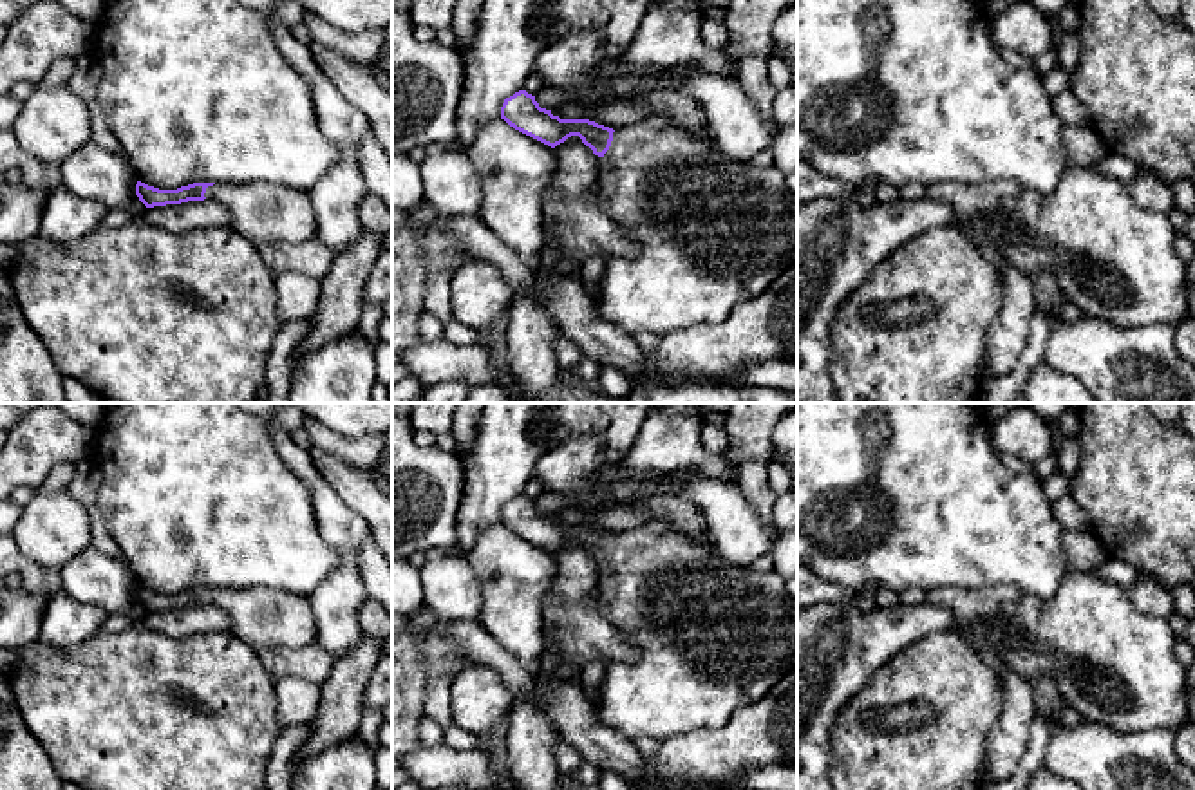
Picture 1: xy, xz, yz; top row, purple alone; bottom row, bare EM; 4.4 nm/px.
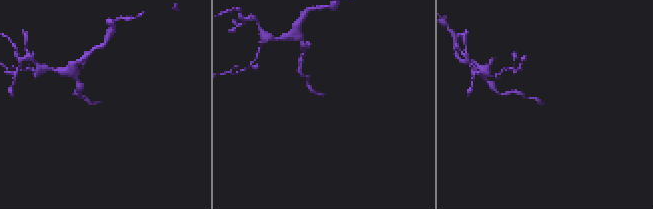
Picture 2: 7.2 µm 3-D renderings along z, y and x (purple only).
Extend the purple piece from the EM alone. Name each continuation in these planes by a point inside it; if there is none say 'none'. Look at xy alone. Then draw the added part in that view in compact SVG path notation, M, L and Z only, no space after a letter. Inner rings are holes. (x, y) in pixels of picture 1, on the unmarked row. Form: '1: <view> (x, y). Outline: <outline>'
1: xy (261, 617). Outline: M219 588L206 604L230 618L230 633L253 651L271 645L300 649L316 640L315 616L306 595L277 588Z

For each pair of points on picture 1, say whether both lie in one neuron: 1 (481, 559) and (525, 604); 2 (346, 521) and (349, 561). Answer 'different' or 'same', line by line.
1: same
2: same

